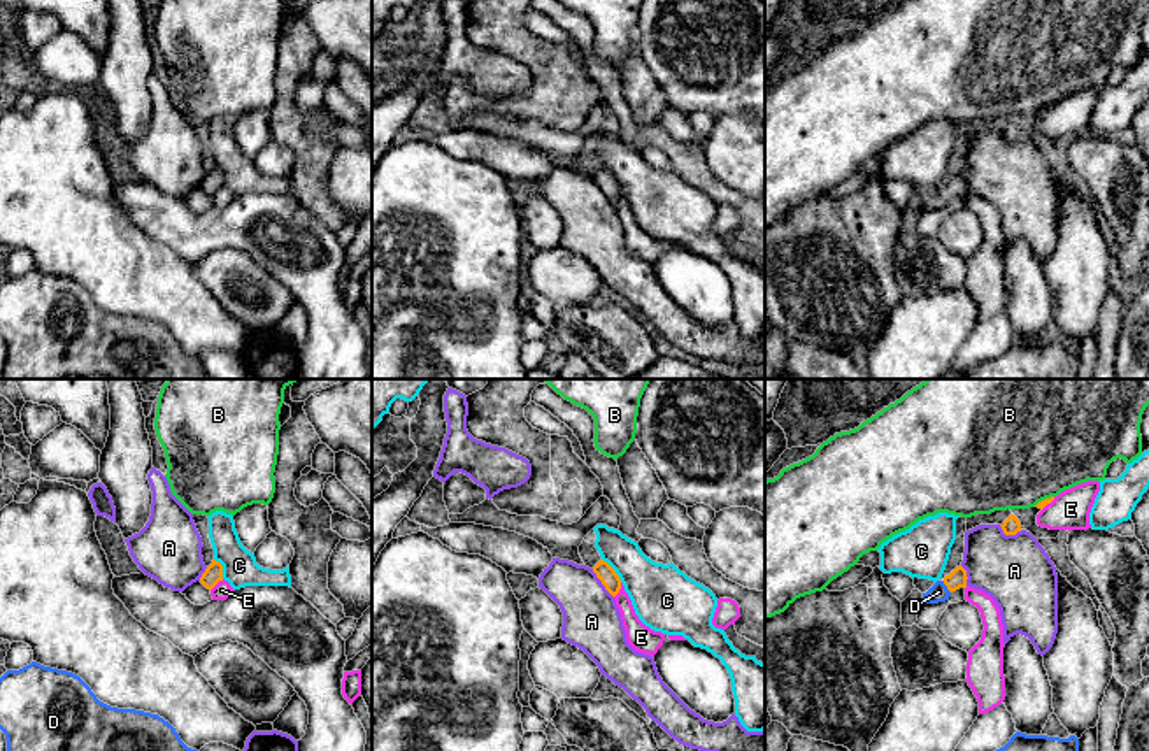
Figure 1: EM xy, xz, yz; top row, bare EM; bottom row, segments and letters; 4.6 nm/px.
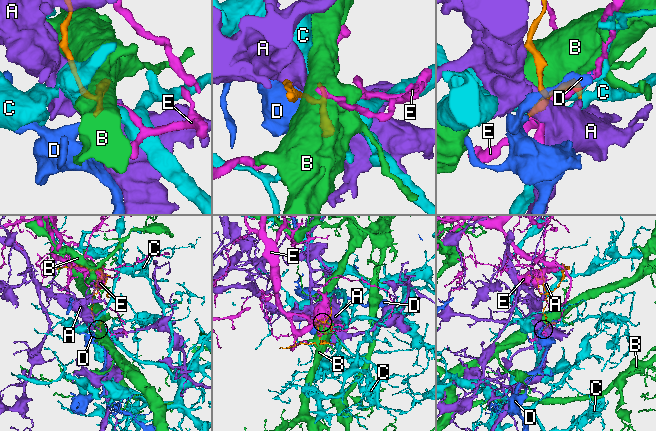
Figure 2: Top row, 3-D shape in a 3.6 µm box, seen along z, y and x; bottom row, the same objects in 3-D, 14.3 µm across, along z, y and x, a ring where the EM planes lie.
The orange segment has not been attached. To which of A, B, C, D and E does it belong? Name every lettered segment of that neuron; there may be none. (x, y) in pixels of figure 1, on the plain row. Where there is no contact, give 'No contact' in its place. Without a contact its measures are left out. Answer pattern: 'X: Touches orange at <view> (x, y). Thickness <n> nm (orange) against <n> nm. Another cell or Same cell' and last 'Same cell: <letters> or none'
A: Touches orange at xz (602, 190). Thickness 80 nm (orange) against 260 nm. Another cell
B: Touches orange at yz (1042, 107). Thickness 40 nm (orange) against 500 nm. Another cell
C: Touches orange at xz (614, 178). Thickness 80 nm (orange) against 280 nm. Another cell
D: Touches orange at yz (946, 192). Thickness 90 nm (orange) against 90 nm. Same cell
E: Touches orange at xz (620, 195). Thickness 80 nm (orange) against 120 nm. Another cell
Same cell: D

